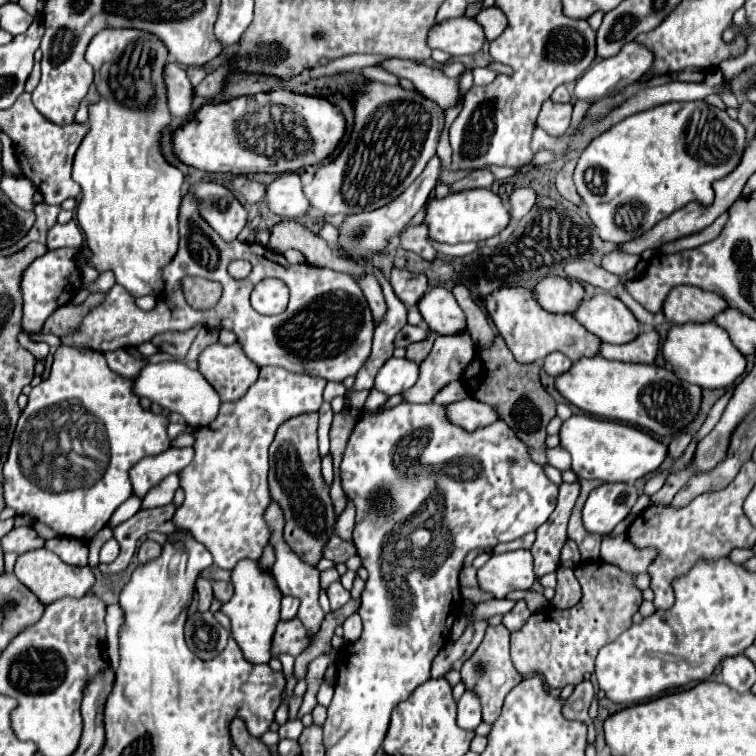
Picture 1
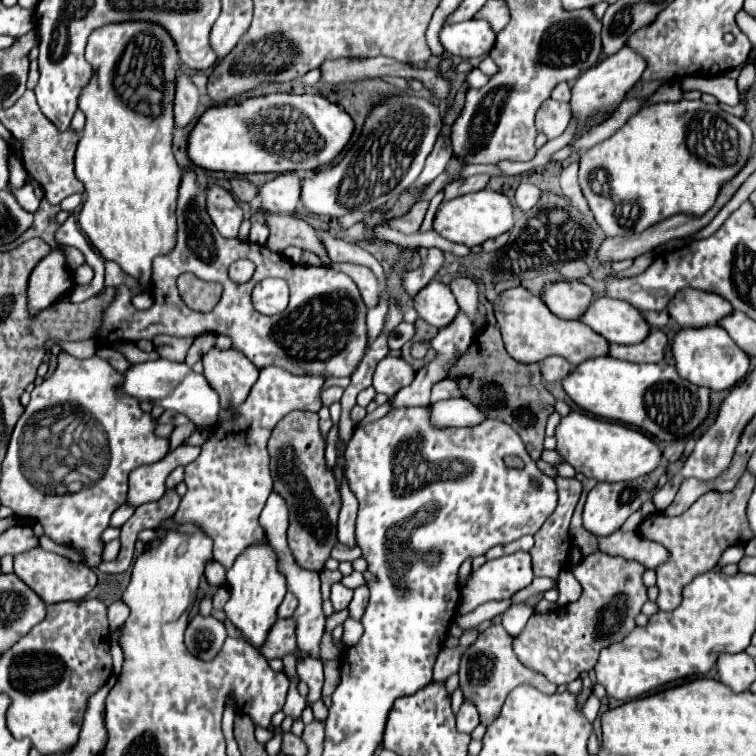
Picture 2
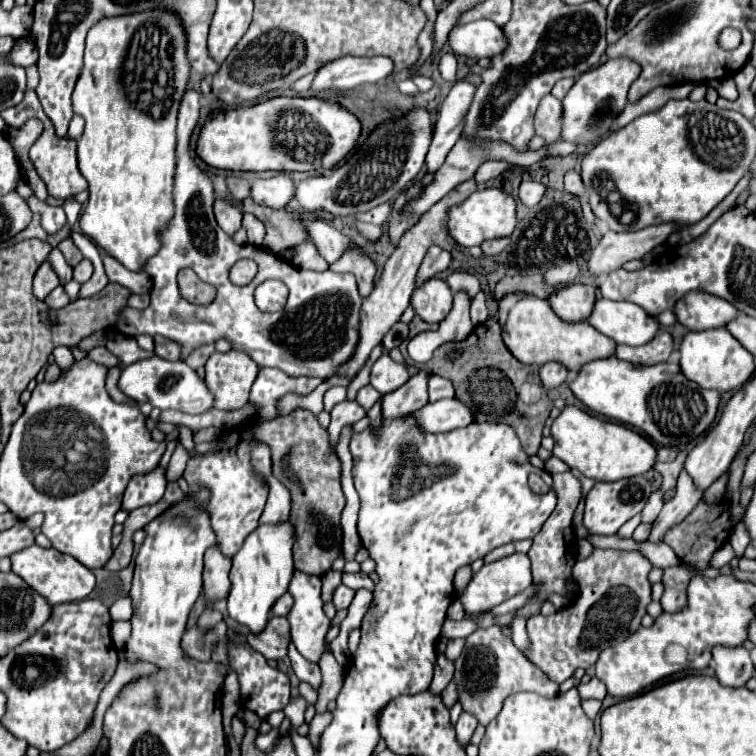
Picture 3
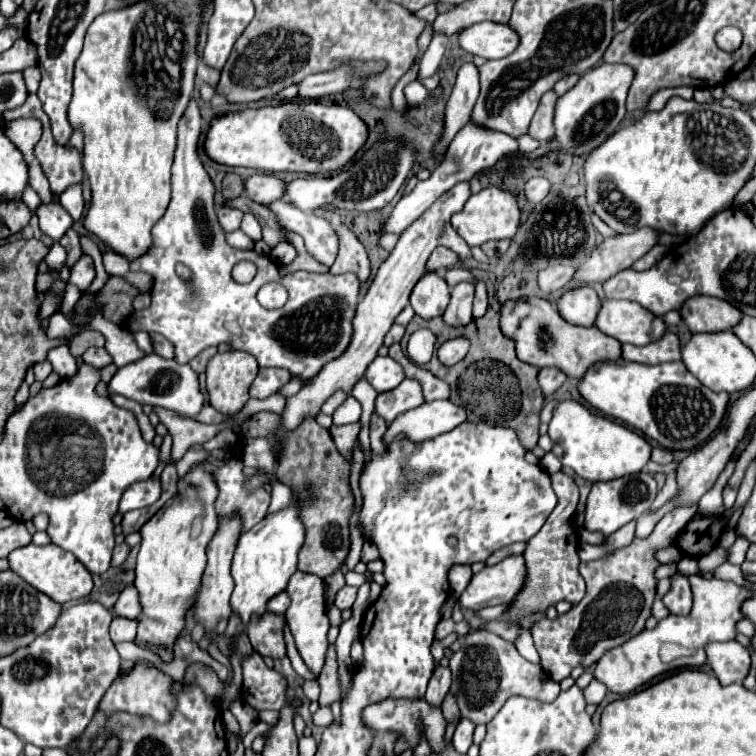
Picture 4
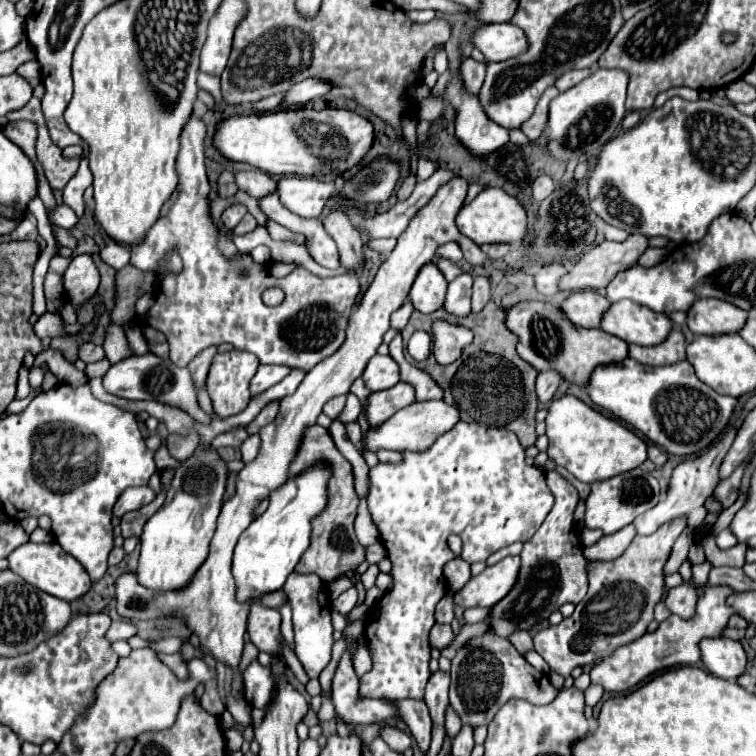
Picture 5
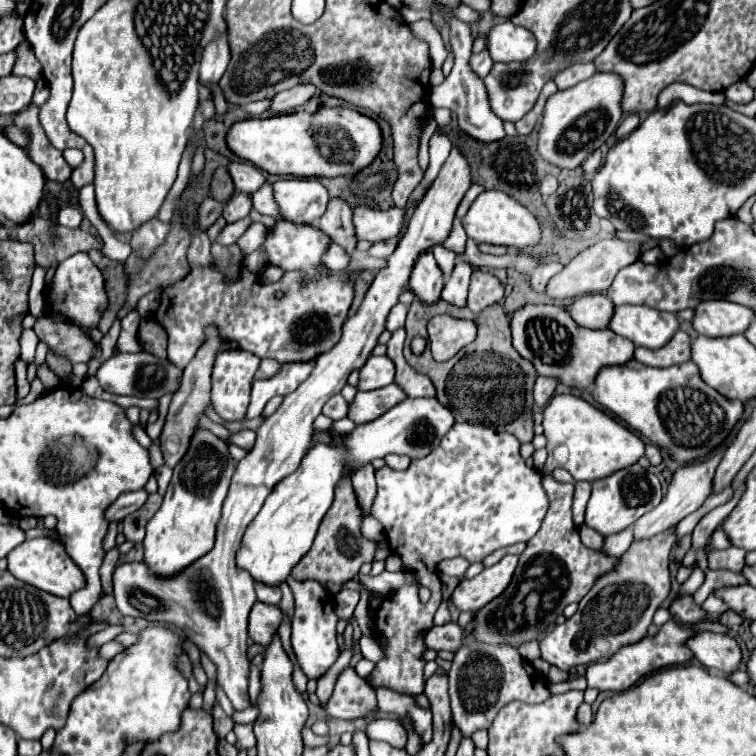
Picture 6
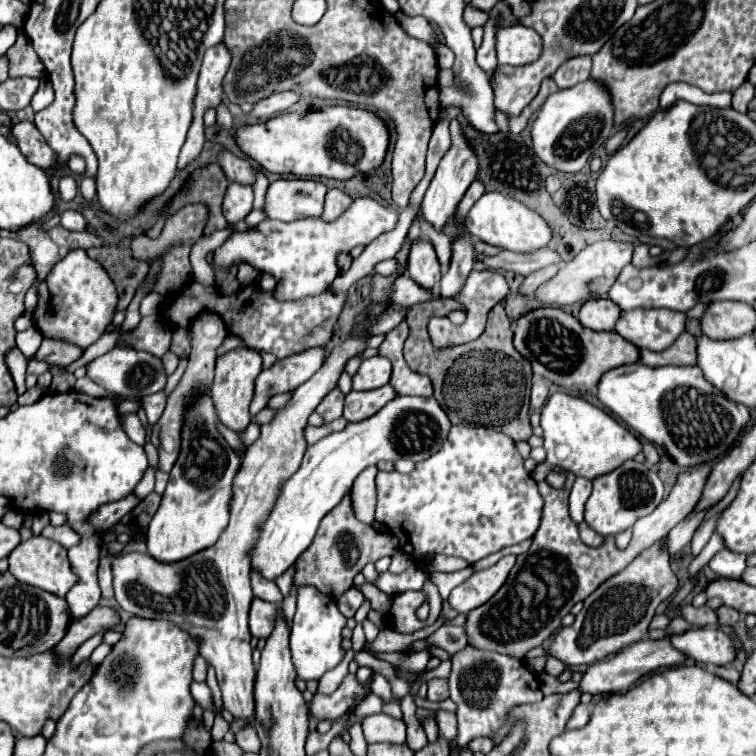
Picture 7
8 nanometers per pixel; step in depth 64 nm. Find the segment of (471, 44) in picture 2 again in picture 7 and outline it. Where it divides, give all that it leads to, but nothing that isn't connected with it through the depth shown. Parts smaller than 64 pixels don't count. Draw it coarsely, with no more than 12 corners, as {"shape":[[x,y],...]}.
{"shape":[[496,30],[498,64],[524,66],[540,56],[536,30]]}

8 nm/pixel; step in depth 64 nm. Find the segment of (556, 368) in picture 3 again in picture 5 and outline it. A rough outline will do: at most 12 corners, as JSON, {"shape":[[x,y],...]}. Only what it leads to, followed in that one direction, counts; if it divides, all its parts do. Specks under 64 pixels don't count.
{"shape":[[556,370],[540,372],[536,394],[550,402],[562,380]]}

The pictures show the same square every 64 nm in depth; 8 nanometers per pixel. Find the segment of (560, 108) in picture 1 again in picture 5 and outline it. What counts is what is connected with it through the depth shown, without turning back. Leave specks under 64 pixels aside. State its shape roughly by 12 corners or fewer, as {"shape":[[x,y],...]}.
{"shape":[[556,86],[542,94],[522,132],[538,140],[548,124],[548,104],[558,96]]}

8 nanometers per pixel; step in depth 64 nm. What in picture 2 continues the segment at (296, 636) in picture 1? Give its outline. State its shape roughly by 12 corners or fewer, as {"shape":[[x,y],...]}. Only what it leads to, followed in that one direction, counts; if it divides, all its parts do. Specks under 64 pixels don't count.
{"shape":[[278,620],[262,654],[284,658],[296,650],[296,622]]}

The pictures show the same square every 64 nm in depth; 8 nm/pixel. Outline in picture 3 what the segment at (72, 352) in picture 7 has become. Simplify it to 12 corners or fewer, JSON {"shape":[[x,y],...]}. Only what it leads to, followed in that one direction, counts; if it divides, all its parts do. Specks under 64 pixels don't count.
{"shape":[[98,346],[88,354],[94,362],[122,366],[120,360],[106,348]]}

